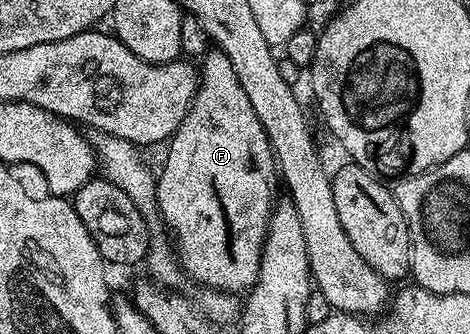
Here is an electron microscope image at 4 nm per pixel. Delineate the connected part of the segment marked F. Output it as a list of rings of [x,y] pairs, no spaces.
[[[212,49],[209,50],[207,55],[203,56],[201,63],[204,64],[199,64],[198,67],[200,88],[196,91],[196,99],[192,102],[192,108],[186,113],[182,125],[178,125],[178,129],[167,144],[167,147],[169,146],[168,156],[164,159],[164,168],[158,171],[156,209],[162,223],[164,219],[165,225],[172,230],[172,235],[176,238],[174,251],[178,256],[179,266],[187,278],[189,275],[190,278],[197,279],[200,283],[205,283],[206,286],[212,287],[208,289],[216,293],[237,293],[236,291],[247,293],[258,282],[260,258],[264,252],[264,238],[268,236],[268,222],[272,216],[272,208],[278,199],[278,194],[276,195],[276,183],[278,187],[276,156],[272,153],[272,146],[262,121],[258,121],[258,113],[254,113],[254,105],[250,105],[250,97],[246,97],[246,92],[242,90],[242,85],[238,81],[238,73],[234,73],[234,65],[230,65],[230,57],[226,57],[226,53],[222,53],[218,49]]]

